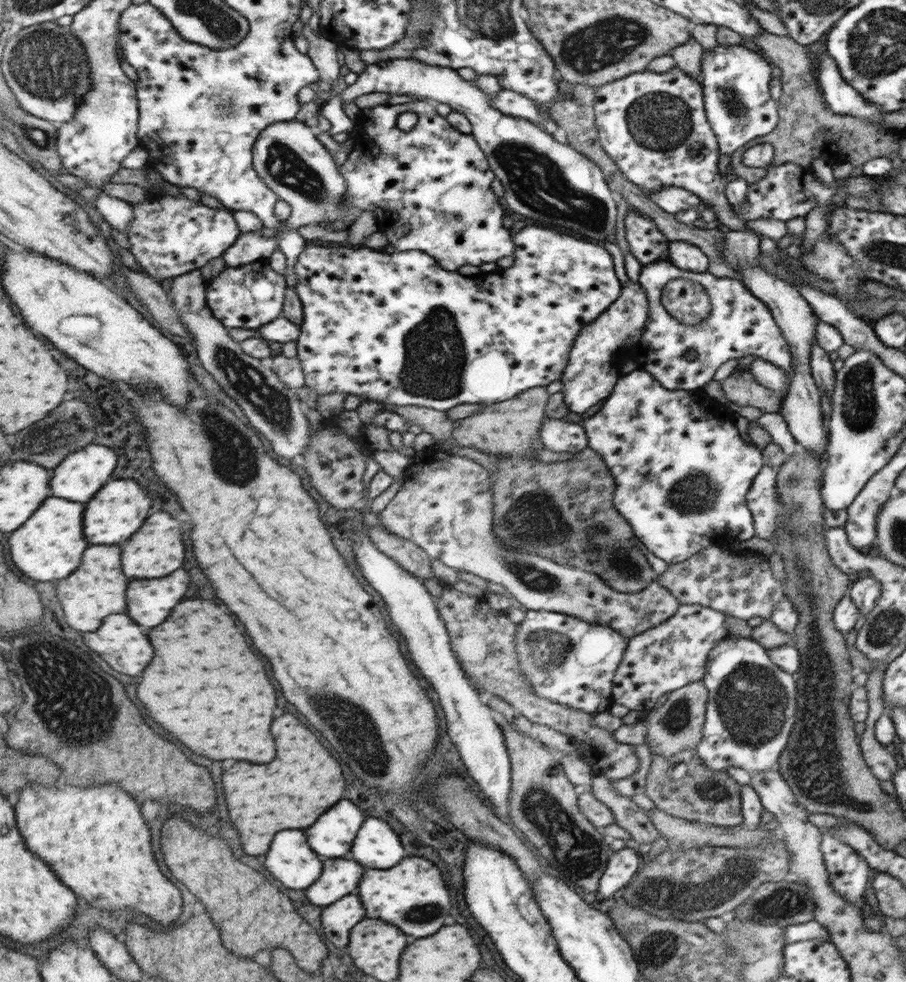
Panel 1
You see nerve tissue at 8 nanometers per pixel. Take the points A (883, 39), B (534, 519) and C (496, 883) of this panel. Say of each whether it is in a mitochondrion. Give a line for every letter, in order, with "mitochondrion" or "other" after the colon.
A: mitochondrion
B: mitochondrion
C: other

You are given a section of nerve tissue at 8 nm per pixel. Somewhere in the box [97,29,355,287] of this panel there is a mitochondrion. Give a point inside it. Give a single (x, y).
(283, 163)

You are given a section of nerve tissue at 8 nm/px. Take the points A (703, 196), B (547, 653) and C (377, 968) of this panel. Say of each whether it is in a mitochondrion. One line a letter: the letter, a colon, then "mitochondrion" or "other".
A: other
B: mitochondrion
C: other

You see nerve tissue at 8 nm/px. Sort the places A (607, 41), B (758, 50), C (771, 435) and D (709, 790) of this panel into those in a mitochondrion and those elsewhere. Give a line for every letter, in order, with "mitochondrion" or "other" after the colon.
A: mitochondrion
B: other
C: other
D: mitochondrion

